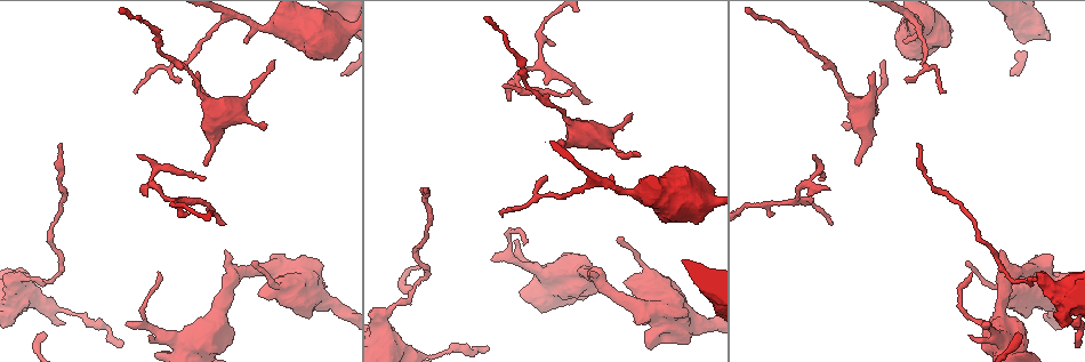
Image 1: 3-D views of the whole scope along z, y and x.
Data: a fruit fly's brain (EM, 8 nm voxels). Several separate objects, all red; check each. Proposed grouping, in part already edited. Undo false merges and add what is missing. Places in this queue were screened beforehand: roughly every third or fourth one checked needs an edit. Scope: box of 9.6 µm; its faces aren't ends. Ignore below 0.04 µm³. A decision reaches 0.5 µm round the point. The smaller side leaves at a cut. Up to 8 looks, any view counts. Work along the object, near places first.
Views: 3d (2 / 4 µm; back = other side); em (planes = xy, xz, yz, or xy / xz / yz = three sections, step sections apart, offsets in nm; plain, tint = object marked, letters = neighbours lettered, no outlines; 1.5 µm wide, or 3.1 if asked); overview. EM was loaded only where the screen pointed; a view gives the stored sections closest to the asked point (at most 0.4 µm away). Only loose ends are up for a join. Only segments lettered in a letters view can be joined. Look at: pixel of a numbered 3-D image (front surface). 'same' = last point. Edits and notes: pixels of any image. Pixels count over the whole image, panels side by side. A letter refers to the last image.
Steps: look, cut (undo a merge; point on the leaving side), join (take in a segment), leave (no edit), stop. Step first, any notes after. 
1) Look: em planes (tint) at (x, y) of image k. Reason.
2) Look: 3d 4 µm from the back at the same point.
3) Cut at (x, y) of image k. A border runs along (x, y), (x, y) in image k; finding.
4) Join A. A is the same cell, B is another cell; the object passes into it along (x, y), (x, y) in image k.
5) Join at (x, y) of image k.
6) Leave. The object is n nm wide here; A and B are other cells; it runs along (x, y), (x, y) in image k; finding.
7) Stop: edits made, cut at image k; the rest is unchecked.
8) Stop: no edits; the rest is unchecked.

Look: 3d 4 µm at (997, 337) of image 1. Sudden change in width.

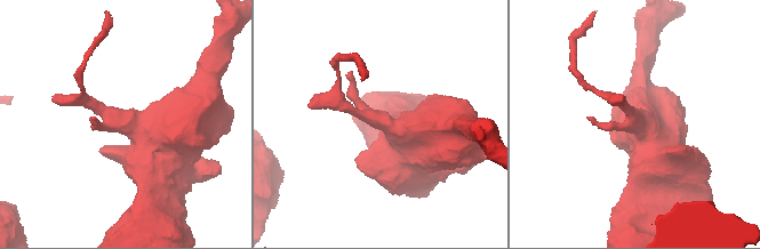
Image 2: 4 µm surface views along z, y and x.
Look: em planes (letters) at (385, 121) of image 2. Need the tissue.

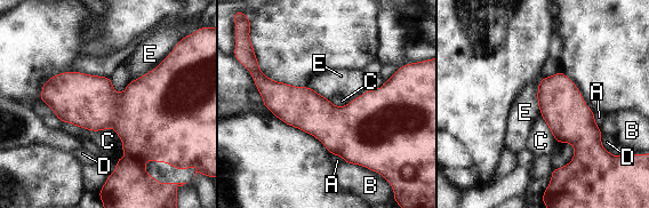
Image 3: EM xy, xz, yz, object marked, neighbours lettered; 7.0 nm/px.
Leave. A, B, C, D and E are other cells; a border runs along (539, 80), (537, 105), (542, 117) in image 3; all the same neuron.

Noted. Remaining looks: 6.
Look: em planes (letters) at (568, 89) of image 1. An open end.

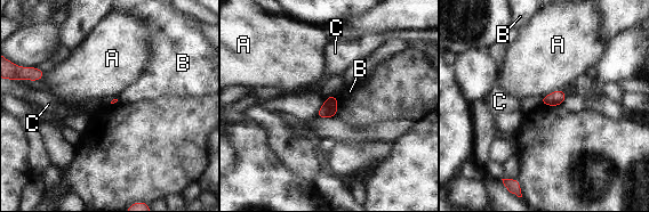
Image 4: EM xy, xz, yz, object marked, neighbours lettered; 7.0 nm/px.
Leave. A, B and C are other cells; a border runs along (563, 89), (551, 91), (538, 102) in image 4; no lettered segment goes on from it.

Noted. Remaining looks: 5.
Look: em yz step 4 (plain) at (197, 73) of image 1.

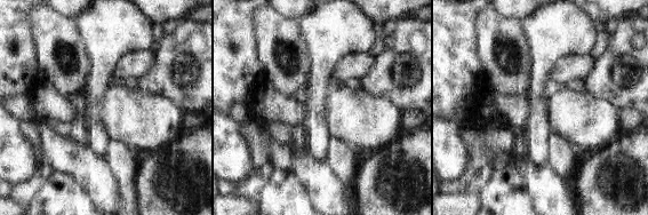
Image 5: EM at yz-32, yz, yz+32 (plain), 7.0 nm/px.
Look: em yz step 4 (letters) at the same point. See the neighbours.

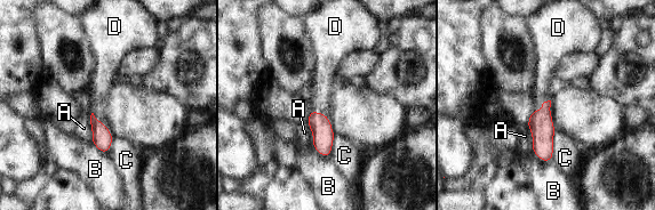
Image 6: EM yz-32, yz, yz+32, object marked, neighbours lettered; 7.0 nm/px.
Join D. D is the same cell, A, B and C are other cells; the object passes into it along (540, 123), (542, 106), (544, 82) in image 6; it goes on there.

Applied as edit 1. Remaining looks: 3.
Stop: edits made, join at image 6; the rest is unchecked.

